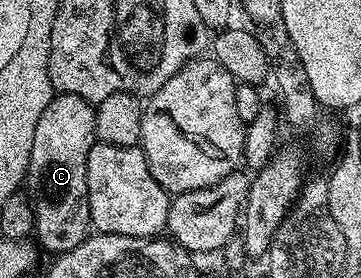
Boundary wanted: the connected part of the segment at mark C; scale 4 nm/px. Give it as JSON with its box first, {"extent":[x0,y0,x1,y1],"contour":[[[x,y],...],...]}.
{"extent":[25,93,96,256],"contour":[[[56,93],[51,99],[49,108],[41,112],[41,120],[37,120],[37,128],[33,132],[33,152],[29,156],[27,165],[25,193],[30,198],[33,208],[34,241],[44,251],[47,249],[51,256],[58,256],[77,248],[77,244],[85,241],[92,229],[87,195],[87,169],[89,152],[96,141],[95,106],[76,94]]]}

